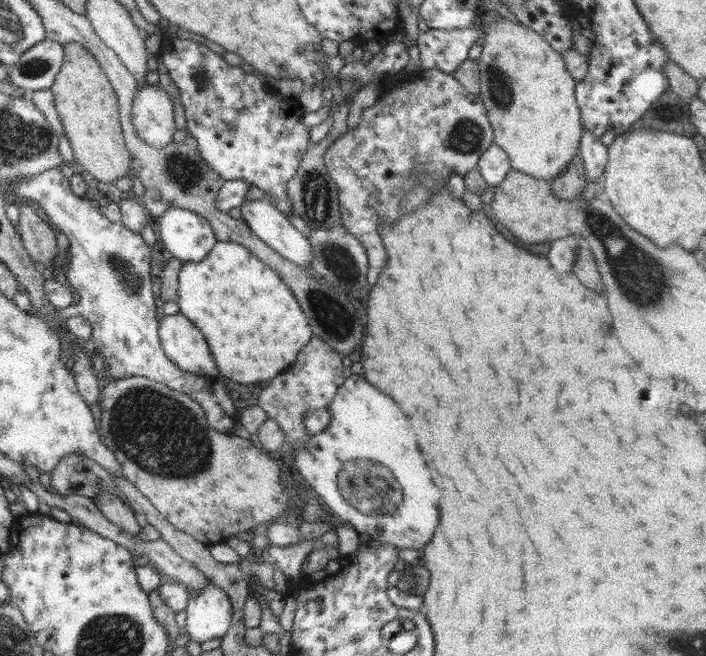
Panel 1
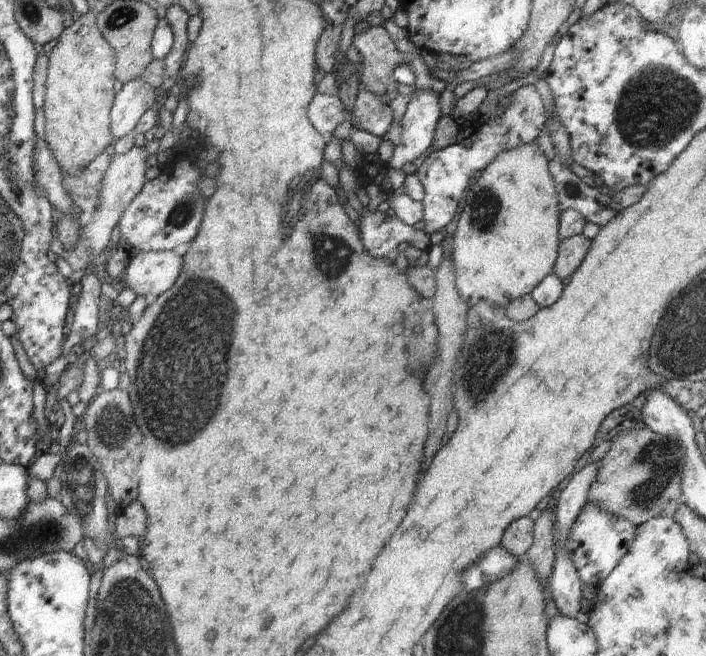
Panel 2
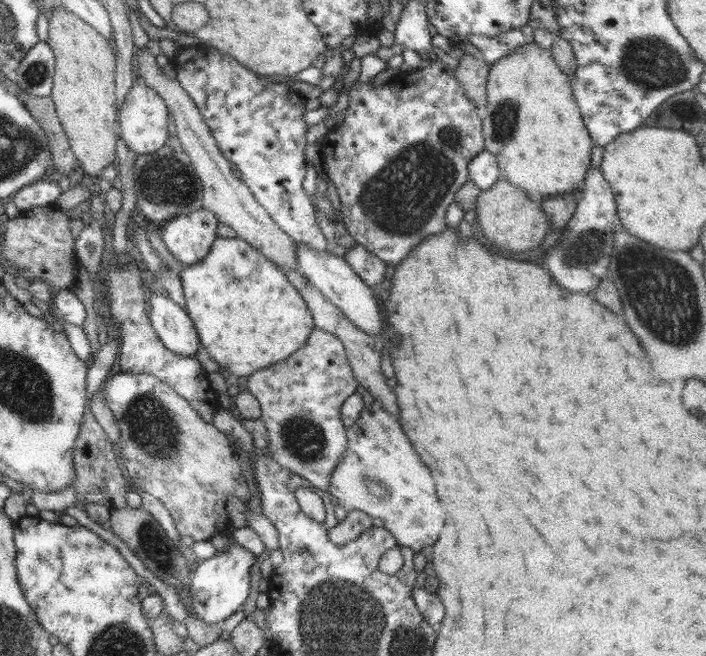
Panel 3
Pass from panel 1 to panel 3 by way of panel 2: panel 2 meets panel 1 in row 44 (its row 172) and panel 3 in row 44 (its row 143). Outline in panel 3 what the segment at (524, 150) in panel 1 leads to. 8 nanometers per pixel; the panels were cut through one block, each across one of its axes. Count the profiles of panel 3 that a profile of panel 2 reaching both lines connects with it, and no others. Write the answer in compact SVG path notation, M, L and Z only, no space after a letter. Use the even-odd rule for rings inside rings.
M535 42L517 49L490 65L487 76L487 106L480 112L485 150L498 160L502 178L540 203L548 198L580 191L590 168L593 142L573 97L569 77L560 70L548 51Z

